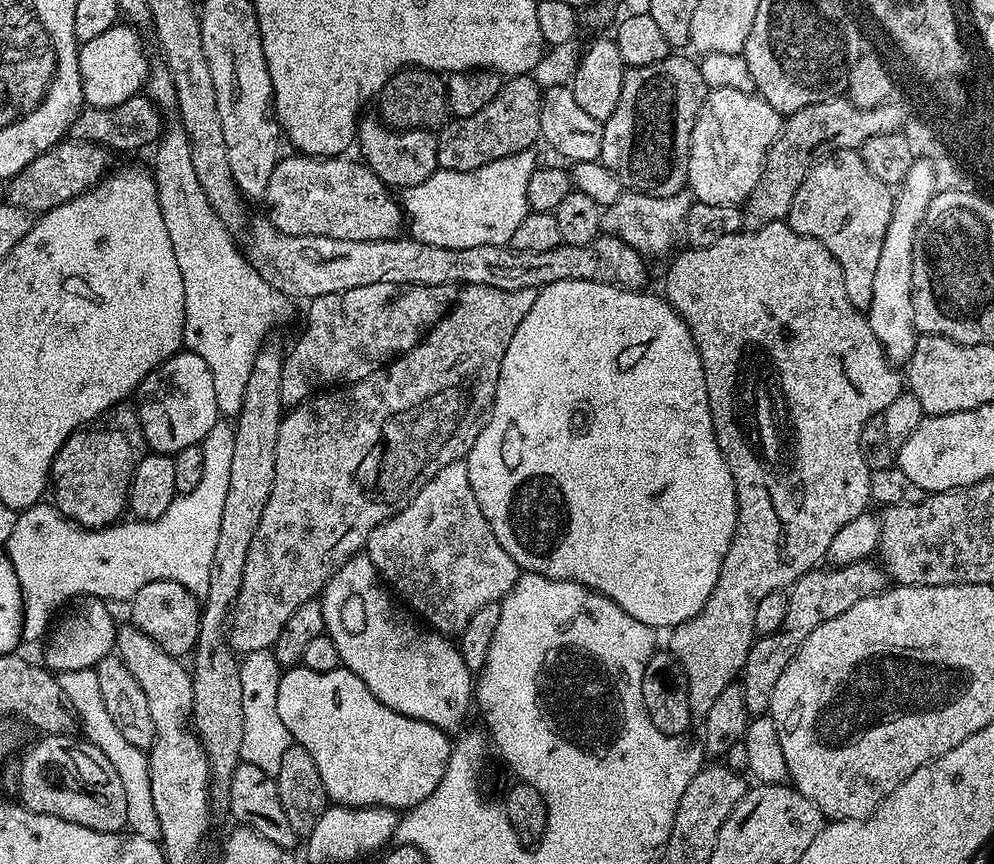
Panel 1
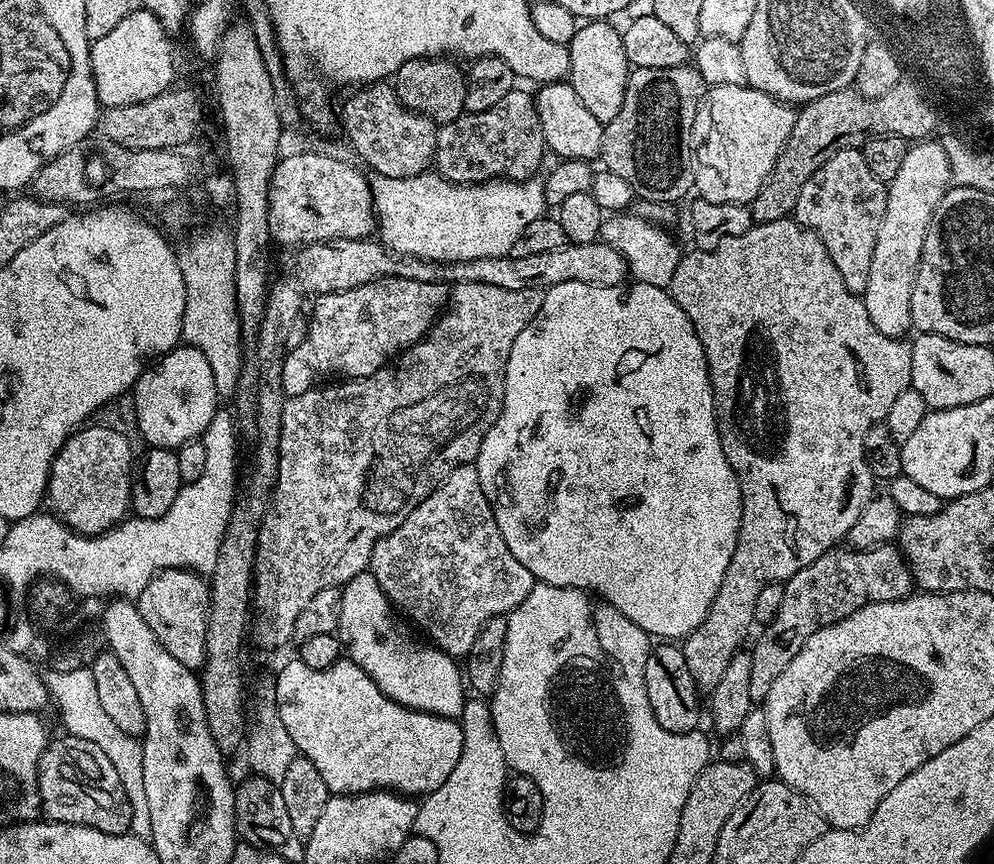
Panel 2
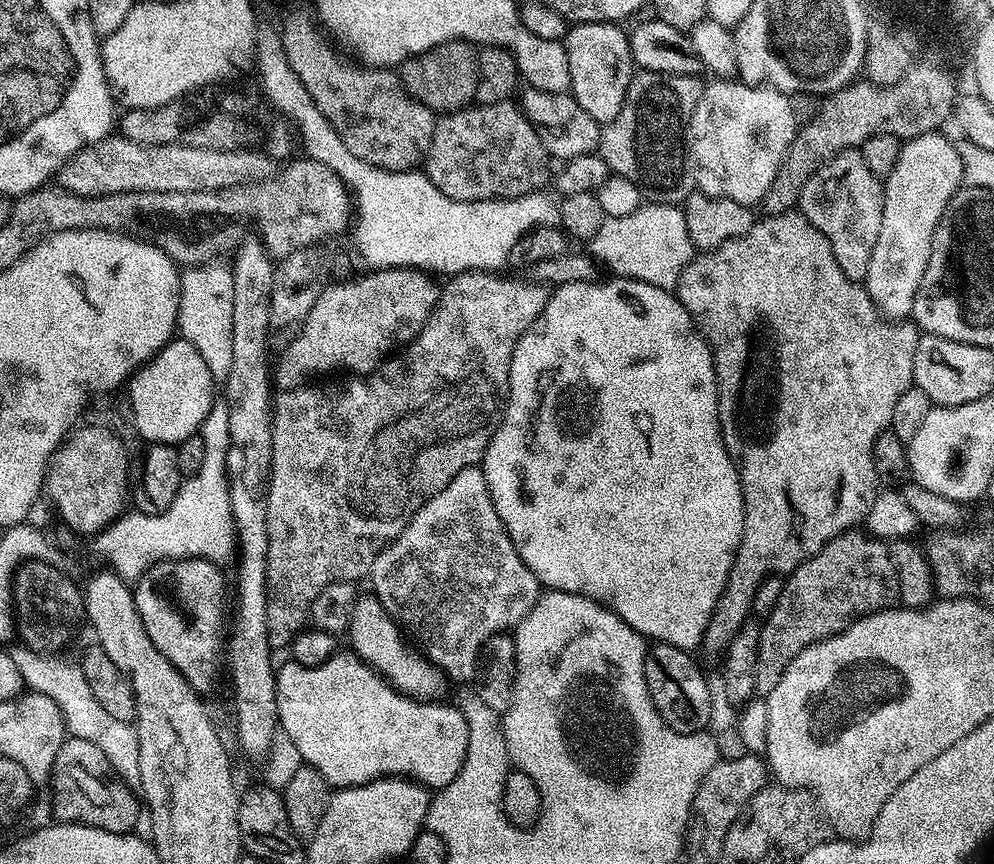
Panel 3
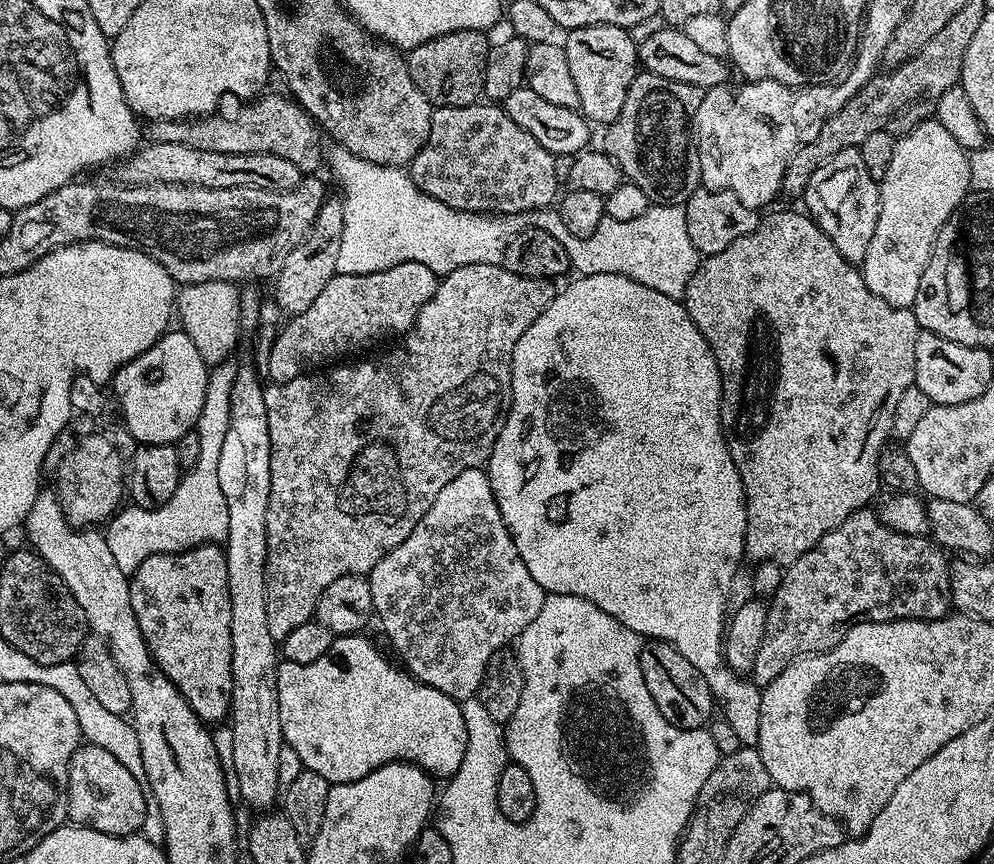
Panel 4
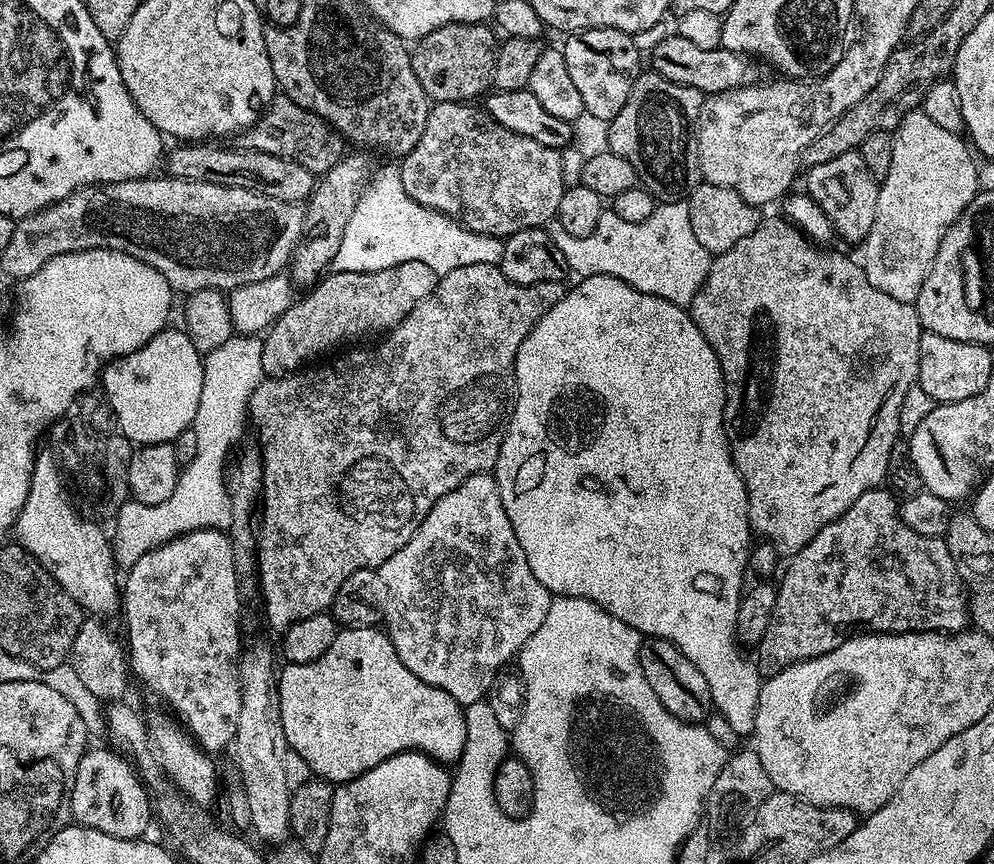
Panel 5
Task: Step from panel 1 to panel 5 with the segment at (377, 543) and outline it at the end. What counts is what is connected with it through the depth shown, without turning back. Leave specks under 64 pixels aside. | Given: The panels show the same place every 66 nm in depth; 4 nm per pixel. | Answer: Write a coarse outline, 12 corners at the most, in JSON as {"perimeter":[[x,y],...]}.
{"perimeter":[[495,475],[380,564],[406,670],[462,706],[542,626]]}

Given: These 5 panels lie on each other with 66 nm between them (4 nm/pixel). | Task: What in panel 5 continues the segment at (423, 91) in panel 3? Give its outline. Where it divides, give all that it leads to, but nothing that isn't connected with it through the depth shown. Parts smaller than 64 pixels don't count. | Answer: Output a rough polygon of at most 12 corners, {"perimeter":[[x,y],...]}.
{"perimeter":[[487,23],[438,26],[411,49],[429,101],[493,87]]}

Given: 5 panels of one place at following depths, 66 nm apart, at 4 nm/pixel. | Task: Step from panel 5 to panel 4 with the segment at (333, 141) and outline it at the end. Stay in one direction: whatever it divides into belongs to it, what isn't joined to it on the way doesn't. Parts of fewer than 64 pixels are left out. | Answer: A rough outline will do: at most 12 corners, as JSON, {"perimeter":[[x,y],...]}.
{"perimeter":[[287,95],[233,120],[153,120],[147,139],[214,154],[274,154],[302,174],[326,160],[320,125]]}

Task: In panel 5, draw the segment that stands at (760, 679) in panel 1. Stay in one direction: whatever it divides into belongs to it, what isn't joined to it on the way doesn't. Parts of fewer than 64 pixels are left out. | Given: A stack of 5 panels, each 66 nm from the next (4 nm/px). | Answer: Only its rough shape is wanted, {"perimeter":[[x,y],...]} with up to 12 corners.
{"perimeter":[[872,488],[787,561],[765,677],[861,633],[953,633],[947,539]]}

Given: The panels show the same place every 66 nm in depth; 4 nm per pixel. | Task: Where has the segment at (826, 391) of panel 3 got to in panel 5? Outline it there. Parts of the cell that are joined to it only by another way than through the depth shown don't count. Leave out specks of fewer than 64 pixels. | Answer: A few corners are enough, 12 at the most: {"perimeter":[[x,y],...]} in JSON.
{"perimeter":[[761,219],[690,305],[757,537],[881,487],[915,303]]}

